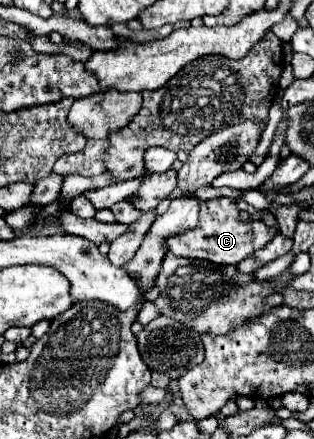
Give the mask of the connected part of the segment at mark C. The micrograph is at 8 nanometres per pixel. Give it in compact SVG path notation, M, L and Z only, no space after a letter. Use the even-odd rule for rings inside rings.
M217 199L217 201L203 201L199 225L195 229L173 235L165 243L167 243L167 249L179 257L205 259L205 261L219 263L219 265L237 265L245 257L249 257L253 251L263 249L273 239L275 233L277 229L267 227L263 221L253 219L251 223L243 223L239 219L239 207L235 201Z

